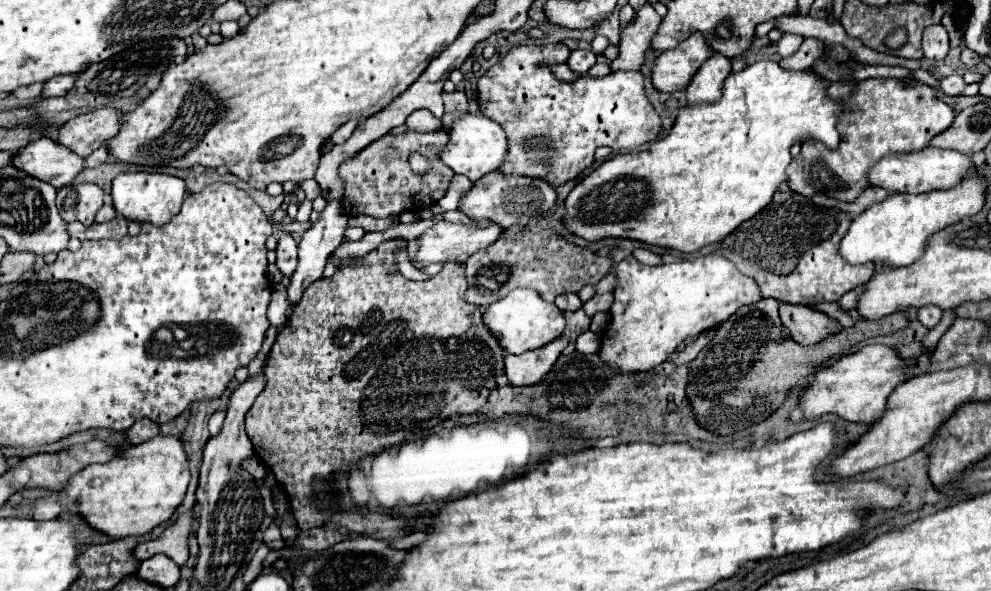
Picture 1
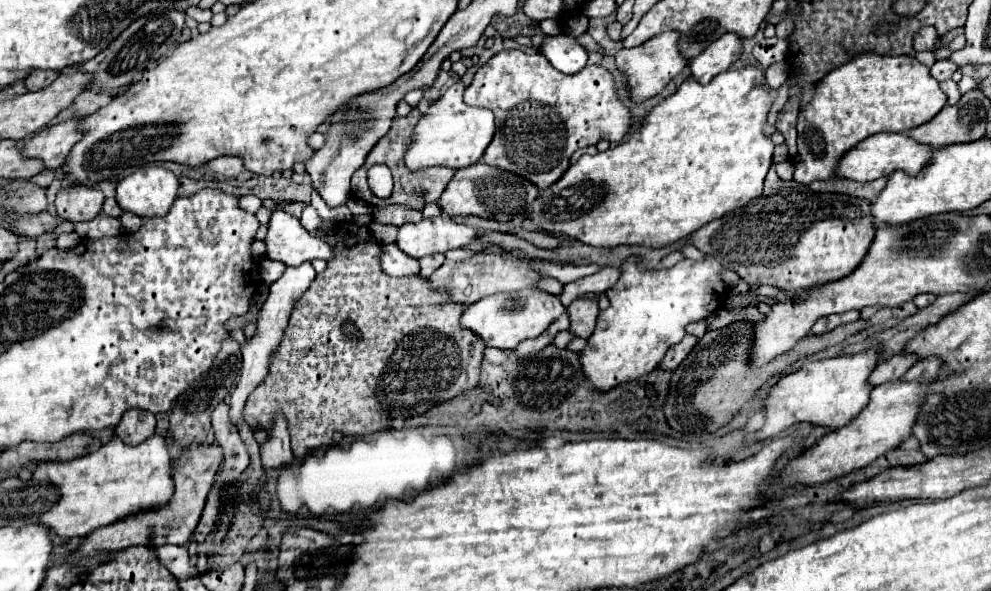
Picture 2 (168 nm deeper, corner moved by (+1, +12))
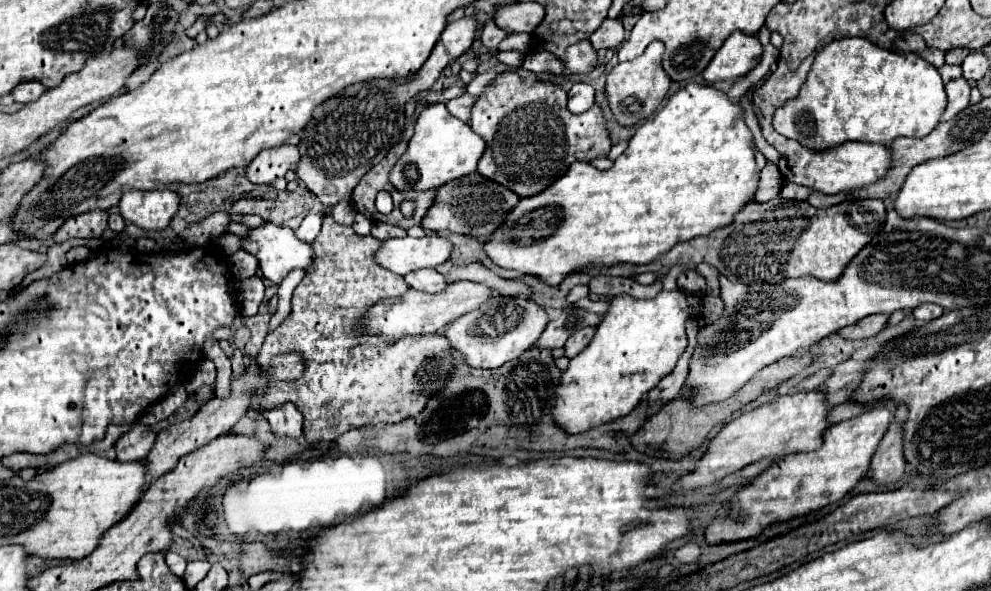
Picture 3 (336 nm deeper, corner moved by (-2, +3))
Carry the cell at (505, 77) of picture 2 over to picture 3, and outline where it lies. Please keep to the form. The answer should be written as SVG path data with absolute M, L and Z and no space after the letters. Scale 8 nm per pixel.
M512 71L498 73L496 79L476 99L470 113L470 127L486 139L486 151L478 161L478 171L484 177L512 189L520 197L532 197L548 189L548 185L552 185L556 179L560 179L574 161L592 161L596 157L606 157L610 153L612 141L600 105L594 103L592 109L576 115L568 113L566 103L568 103L568 93L556 81L536 79L530 85L518 73Z

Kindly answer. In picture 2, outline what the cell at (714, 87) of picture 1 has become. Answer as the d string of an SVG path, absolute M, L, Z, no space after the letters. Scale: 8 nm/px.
M733 32L723 34L691 62L691 72L701 84L707 84L717 74L729 70L731 64L739 60L741 52L743 52L743 40Z

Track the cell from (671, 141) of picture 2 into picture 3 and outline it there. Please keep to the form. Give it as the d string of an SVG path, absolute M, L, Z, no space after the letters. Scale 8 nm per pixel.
M690 83L674 93L662 111L636 129L626 151L608 171L600 171L590 163L572 163L556 185L534 197L520 199L484 249L500 267L538 275L546 283L558 285L574 267L586 263L652 263L678 243L722 229L734 221L734 215L744 205L754 201L758 185L760 171L754 159L754 137L744 121L740 101L730 101L716 87Z

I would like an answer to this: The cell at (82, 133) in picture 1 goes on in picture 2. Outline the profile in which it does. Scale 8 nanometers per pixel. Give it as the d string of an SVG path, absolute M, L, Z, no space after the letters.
M71 118L57 126L45 128L43 132L29 138L29 142L21 148L21 154L25 158L41 160L45 170L57 170L63 166L67 154L83 136L77 126L79 126L79 120Z

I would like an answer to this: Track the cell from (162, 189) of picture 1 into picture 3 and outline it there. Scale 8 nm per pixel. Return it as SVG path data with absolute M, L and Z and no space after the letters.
M170 189L154 191L126 191L120 199L120 215L124 221L138 225L144 231L158 231L168 227L180 205L178 193Z

